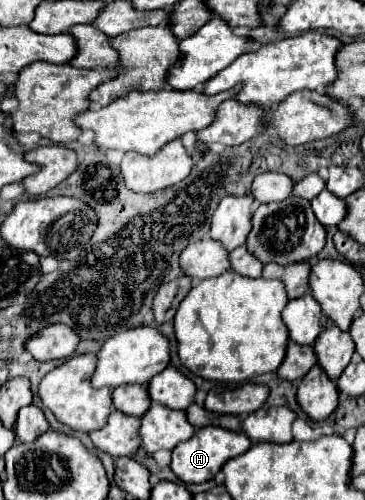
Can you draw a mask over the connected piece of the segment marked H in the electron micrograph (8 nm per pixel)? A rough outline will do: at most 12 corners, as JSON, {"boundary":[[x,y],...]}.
{"boundary":[[202,427],[172,451],[184,483],[214,479],[250,449],[244,433]]}

